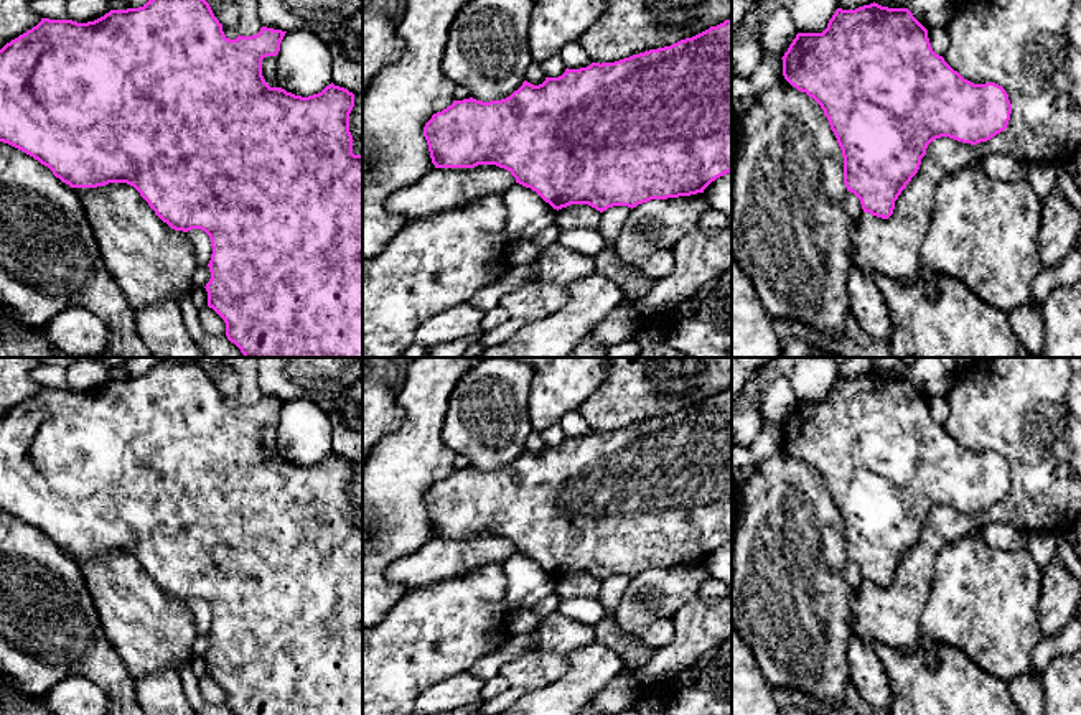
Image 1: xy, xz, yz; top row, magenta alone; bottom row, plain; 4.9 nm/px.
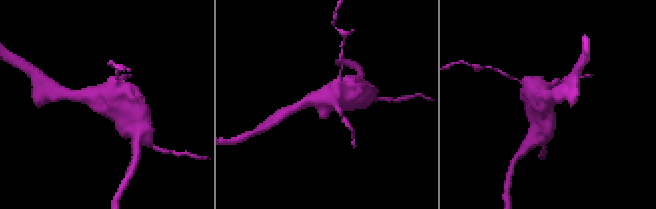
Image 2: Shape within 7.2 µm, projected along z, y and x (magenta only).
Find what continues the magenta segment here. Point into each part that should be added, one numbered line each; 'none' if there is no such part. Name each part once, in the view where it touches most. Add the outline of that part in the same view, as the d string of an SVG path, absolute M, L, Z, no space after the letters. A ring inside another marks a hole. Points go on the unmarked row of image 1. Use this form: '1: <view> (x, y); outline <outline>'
none

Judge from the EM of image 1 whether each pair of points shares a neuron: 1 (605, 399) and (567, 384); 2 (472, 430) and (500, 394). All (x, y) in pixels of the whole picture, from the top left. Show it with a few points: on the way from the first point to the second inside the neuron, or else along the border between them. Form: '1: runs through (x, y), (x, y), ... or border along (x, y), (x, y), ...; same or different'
1: border along (607, 374), (579, 411); different
2: runs through (480, 422), (488, 414), (491, 402); same

